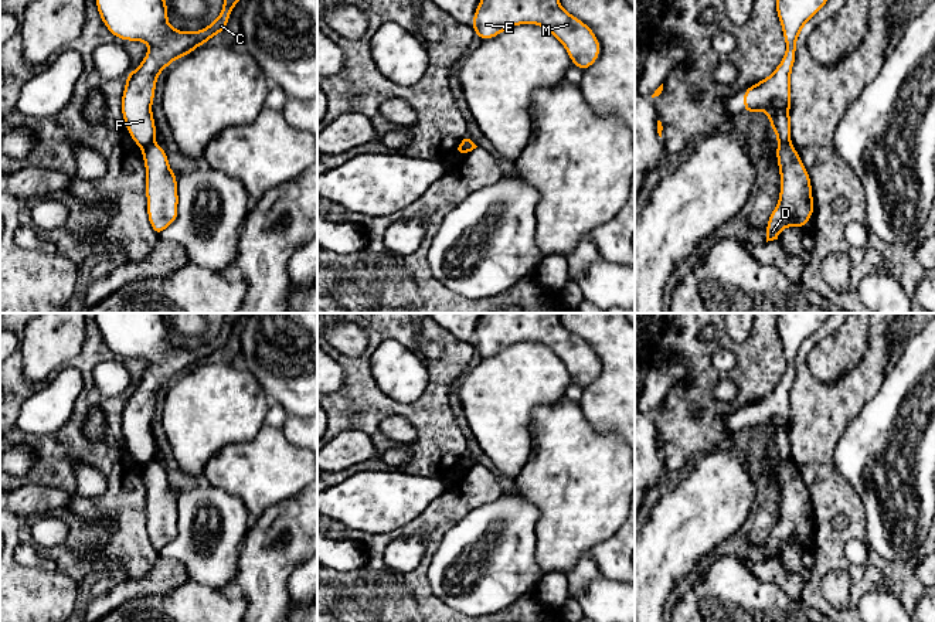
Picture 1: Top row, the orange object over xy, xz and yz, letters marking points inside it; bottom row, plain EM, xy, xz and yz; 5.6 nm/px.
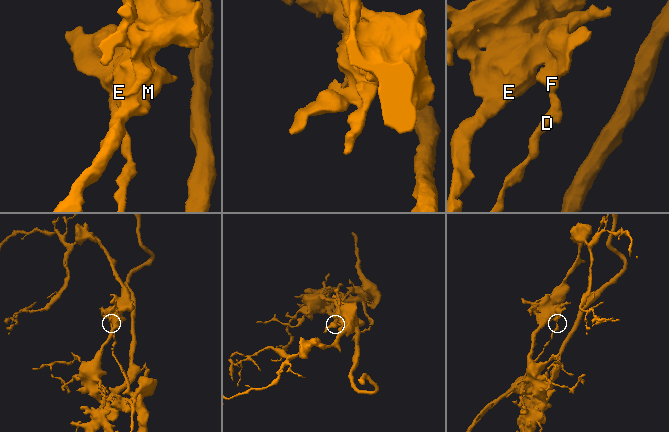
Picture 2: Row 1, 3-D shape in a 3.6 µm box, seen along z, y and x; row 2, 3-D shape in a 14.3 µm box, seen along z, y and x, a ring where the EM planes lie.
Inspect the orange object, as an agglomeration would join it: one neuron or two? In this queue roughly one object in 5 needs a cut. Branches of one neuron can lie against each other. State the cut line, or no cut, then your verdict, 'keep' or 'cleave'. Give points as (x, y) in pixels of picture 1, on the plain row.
cut in yz along (789, 461), (778, 464); cleave

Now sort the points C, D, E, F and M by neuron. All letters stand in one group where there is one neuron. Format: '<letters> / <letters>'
C E F M / D

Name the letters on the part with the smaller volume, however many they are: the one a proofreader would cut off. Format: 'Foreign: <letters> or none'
Foreign: D

